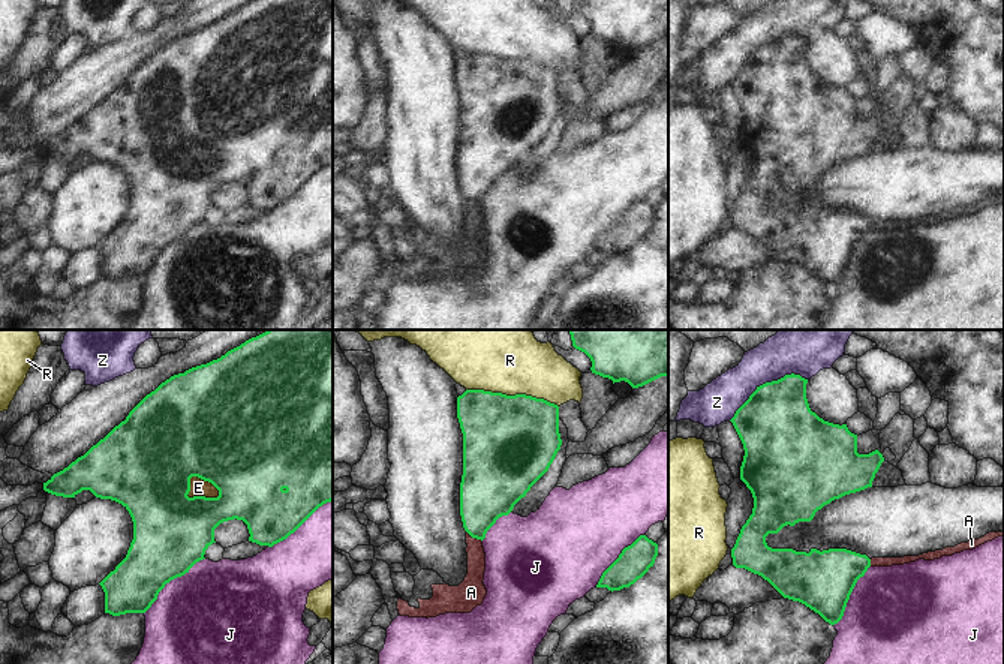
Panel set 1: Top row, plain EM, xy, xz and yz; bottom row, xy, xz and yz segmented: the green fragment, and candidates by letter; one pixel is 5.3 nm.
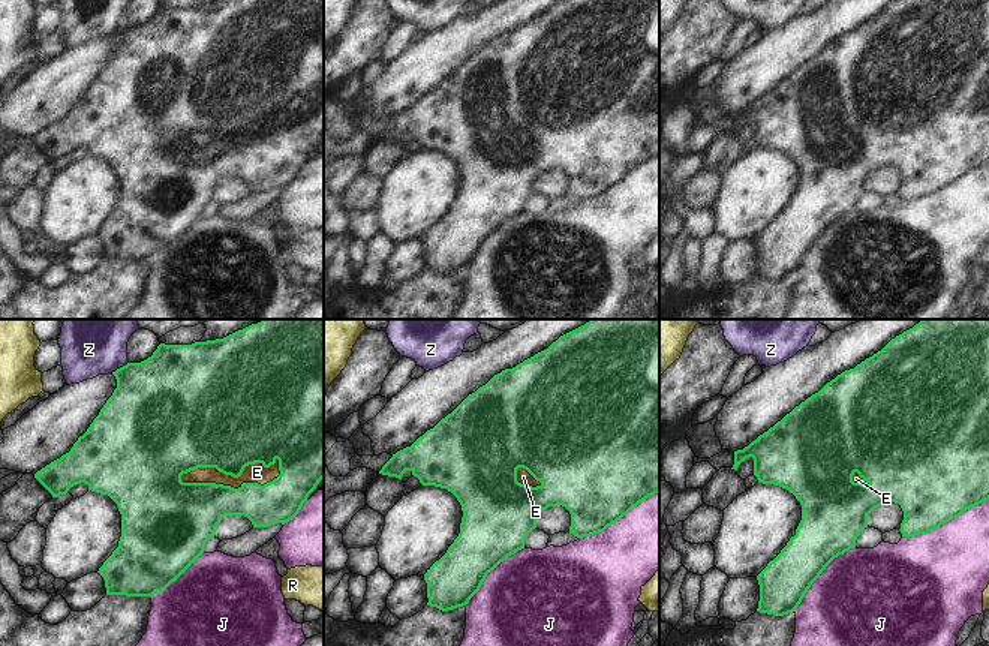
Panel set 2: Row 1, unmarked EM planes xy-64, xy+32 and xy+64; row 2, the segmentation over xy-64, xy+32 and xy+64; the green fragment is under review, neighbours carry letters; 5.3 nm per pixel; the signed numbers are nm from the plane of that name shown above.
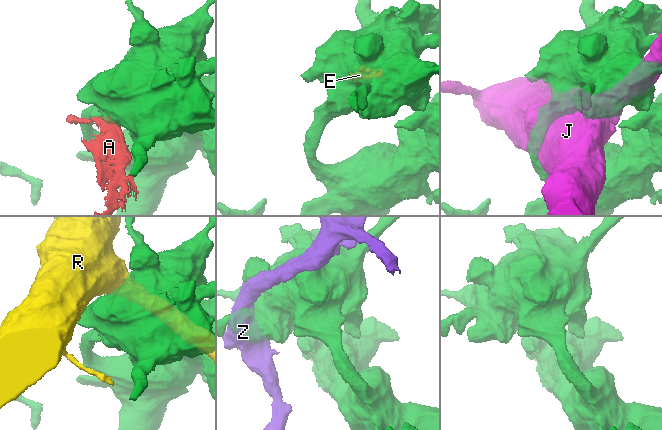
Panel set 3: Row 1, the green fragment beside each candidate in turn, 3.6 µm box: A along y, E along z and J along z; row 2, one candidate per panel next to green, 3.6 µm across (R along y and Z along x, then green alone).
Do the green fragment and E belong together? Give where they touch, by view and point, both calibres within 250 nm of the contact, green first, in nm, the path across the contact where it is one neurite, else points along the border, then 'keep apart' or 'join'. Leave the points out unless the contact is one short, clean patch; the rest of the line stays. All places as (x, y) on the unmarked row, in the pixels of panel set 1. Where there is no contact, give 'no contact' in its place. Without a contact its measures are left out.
xy (206, 144) | 500/100 nm | join

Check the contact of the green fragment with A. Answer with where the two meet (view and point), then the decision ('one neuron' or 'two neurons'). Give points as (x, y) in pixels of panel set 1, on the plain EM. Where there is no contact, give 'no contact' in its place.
contact xz (474, 201); one neuron

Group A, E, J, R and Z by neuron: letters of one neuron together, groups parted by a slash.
A E / J / R / Z

